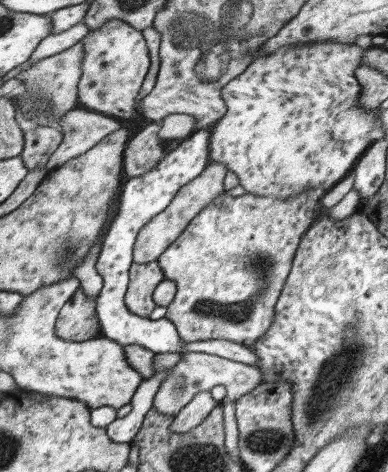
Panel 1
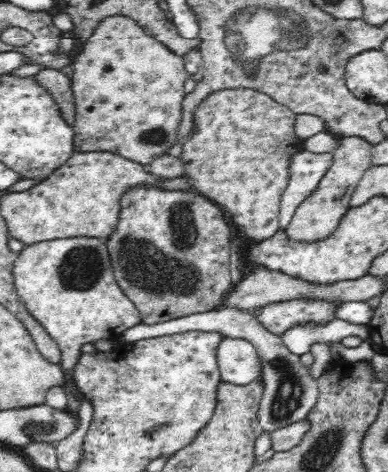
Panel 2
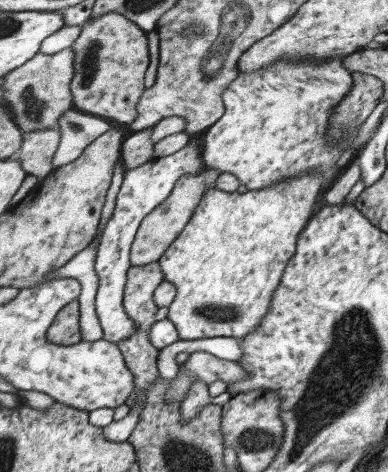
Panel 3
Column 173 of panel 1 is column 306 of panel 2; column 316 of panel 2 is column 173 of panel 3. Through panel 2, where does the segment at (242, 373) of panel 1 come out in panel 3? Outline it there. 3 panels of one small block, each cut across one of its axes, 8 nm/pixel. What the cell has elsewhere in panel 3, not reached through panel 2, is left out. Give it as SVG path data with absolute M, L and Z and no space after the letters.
M193 352L189 354L187 362L183 362L179 370L175 370L175 378L171 382L171 388L167 390L165 402L167 404L183 402L189 386L197 380L205 382L207 386L213 384L215 380L223 380L223 384L231 386L247 376L249 374L237 362L217 358L209 352Z

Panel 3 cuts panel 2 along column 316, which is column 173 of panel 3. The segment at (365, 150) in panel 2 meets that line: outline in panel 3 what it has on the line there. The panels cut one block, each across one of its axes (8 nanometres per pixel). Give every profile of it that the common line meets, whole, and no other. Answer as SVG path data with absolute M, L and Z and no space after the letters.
M205 168L201 174L197 176L187 176L181 178L179 182L175 182L173 192L165 198L165 202L161 202L155 210L151 210L151 214L147 214L135 234L135 240L131 244L131 252L129 252L129 264L131 266L147 266L153 264L161 258L161 254L171 246L171 242L179 236L179 232L185 228L185 224L189 222L195 206L199 204L201 196L205 190L215 188L215 180L221 172Z

